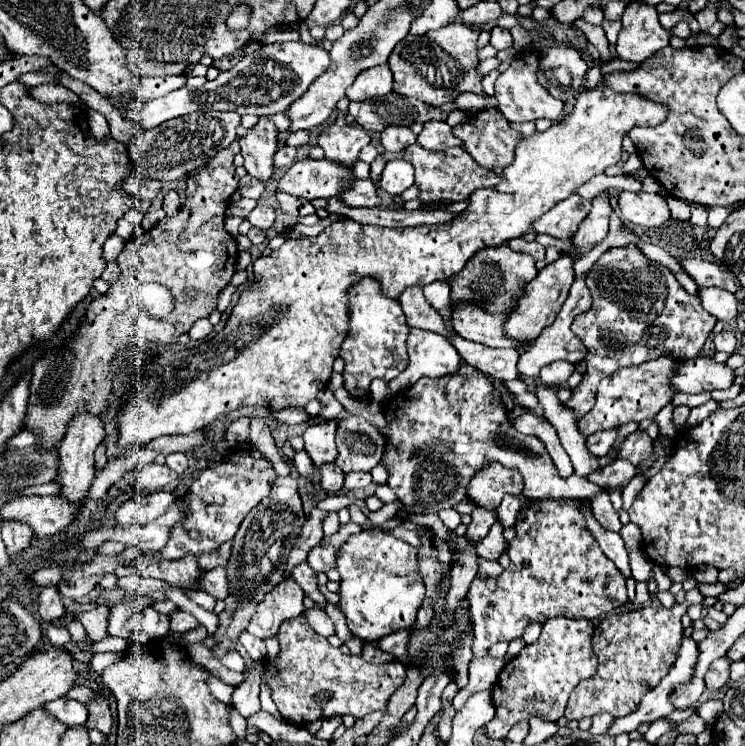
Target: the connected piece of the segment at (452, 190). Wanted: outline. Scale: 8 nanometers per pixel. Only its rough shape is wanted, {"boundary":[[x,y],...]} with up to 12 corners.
{"boundary":[[413,143],[419,199],[467,201],[501,177],[463,147],[429,151]]}

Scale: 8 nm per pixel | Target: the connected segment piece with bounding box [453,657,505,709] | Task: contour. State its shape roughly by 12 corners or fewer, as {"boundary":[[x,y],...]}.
{"boundary":[[505,659],[469,663],[469,683],[453,699],[455,709],[497,681]]}

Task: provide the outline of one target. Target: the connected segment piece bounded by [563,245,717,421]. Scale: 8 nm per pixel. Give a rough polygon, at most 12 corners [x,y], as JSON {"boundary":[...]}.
{"boundary":[[635,245],[587,273],[593,307],[571,325],[597,385],[661,355],[693,359],[717,319]]}

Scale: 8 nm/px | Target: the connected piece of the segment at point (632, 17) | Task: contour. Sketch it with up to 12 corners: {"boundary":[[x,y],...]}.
{"boundary":[[629,3],[617,55],[641,63],[669,45],[649,3]]}

